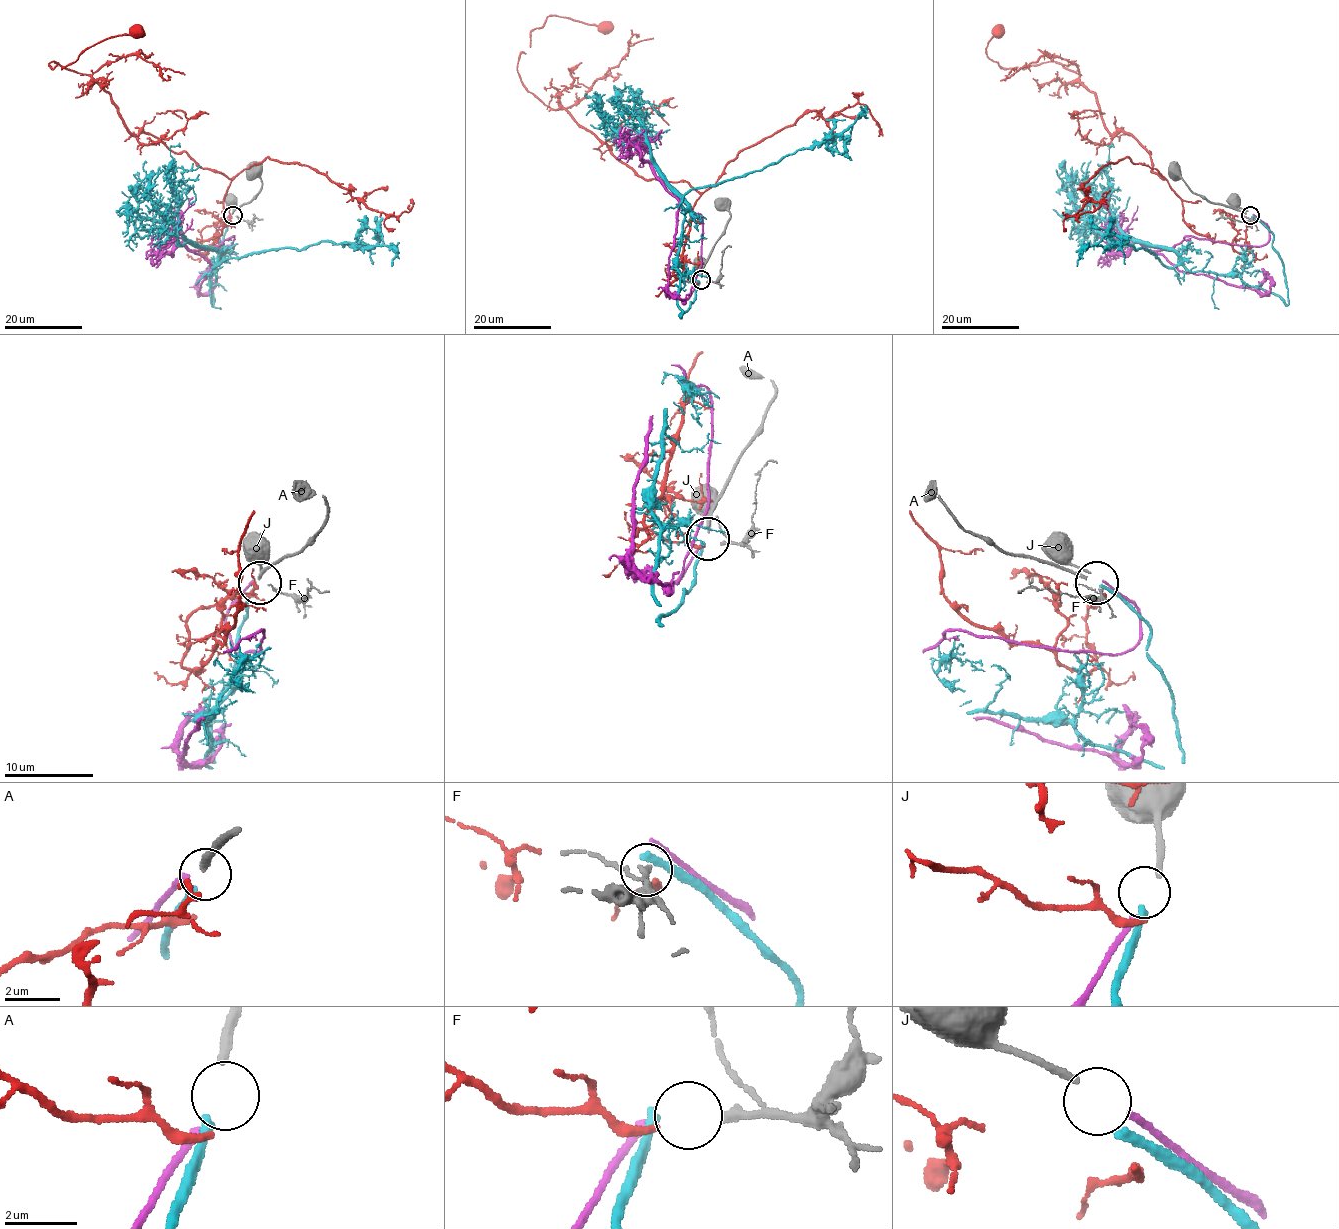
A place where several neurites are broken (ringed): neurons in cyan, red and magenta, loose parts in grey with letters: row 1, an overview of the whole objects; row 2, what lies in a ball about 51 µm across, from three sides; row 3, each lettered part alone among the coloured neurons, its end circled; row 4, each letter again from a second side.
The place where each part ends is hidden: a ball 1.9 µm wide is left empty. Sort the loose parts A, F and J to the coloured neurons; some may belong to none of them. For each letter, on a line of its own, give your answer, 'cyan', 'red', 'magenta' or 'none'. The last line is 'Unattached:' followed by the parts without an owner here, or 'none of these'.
A: cyan
F: red
J: magenta
Unattached: none of these

